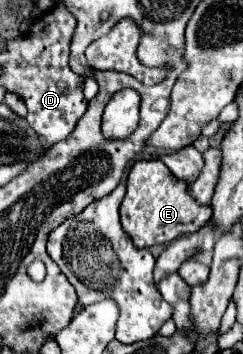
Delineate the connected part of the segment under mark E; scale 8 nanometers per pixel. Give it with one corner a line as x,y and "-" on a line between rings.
154,159
136,161
132,165
126,181
126,195
122,199
120,217
124,231
134,241
134,247
150,247
156,243
170,243
180,235
202,229
212,217
212,209
208,205
196,203
188,195
188,185
176,179
162,161

